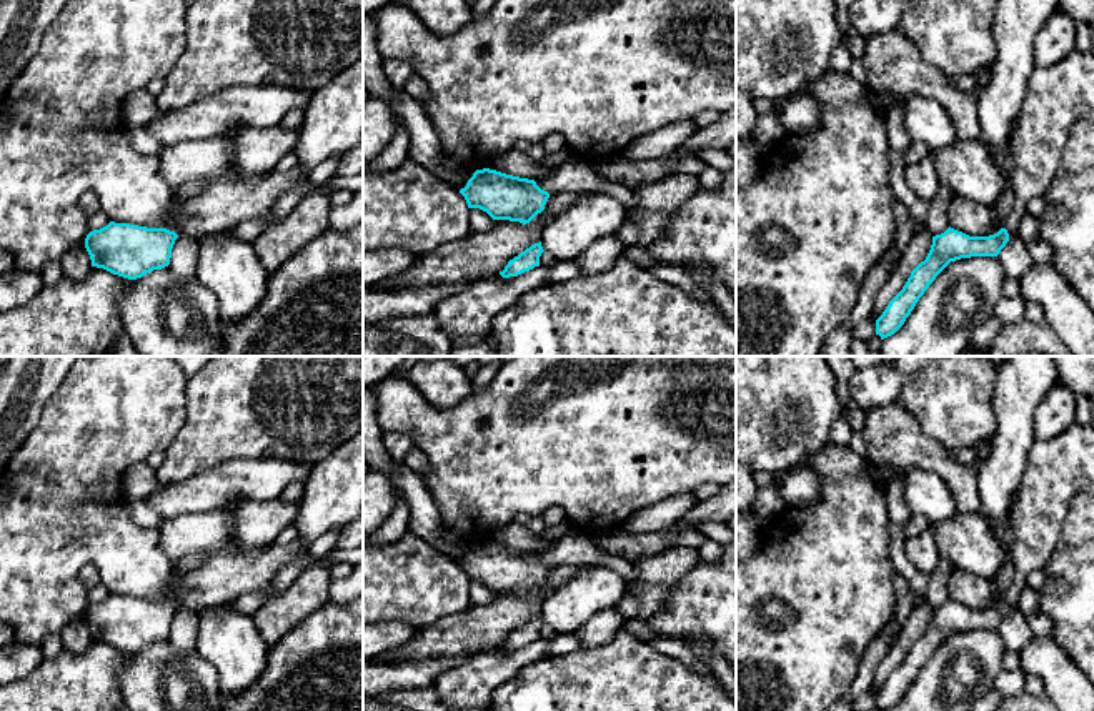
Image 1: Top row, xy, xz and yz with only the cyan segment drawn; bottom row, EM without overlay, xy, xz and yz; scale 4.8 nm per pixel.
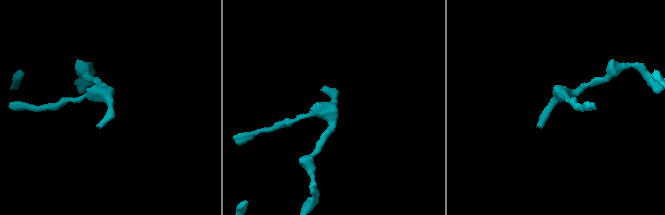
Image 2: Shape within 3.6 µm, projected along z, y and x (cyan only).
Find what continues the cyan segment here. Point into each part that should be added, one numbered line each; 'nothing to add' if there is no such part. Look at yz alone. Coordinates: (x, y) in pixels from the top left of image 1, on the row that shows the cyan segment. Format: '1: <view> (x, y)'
nothing to add

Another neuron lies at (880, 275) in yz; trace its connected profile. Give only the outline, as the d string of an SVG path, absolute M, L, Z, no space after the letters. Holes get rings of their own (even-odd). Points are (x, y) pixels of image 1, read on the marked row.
M893 243L889 251L881 258L878 266L866 278L858 303L854 305L849 318L844 323L851 331L854 331L856 326L871 315L874 296L879 291L879 288L888 281L891 273L896 270L894 266L898 260L899 260L899 250Z

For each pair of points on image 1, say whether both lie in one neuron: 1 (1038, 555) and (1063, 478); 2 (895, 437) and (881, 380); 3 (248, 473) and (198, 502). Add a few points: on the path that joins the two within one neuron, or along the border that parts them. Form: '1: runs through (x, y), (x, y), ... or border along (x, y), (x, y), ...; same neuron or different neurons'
1: runs through (1038, 536), (1038, 513), (1044, 497); same neuron
2: border along (895, 398), (865, 413); different neurons
3: runs through (237, 480), (210, 490); same neuron

